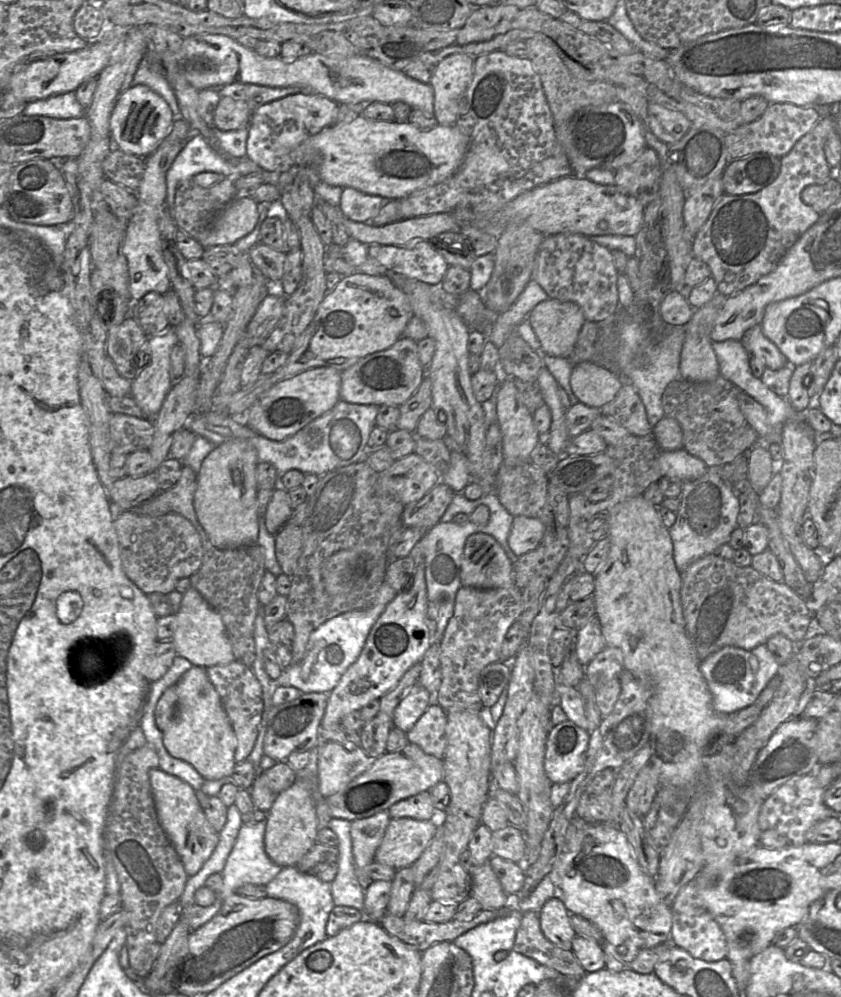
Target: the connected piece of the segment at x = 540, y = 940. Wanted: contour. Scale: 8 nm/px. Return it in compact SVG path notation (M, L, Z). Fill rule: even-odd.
M535 911L522 914L514 950L572 979L582 979L587 973L572 950L558 947L545 937Z

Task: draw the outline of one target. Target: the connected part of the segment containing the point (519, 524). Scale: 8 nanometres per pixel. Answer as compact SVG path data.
M516 516L508 536L511 551L519 558L534 550L545 534L545 526L537 518Z

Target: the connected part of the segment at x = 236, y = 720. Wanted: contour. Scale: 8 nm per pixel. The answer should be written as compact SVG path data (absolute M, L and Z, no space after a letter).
M237 660L226 665L214 665L206 668L209 680L217 690L222 705L231 721L237 738L237 748L234 755L235 763L246 760L253 749L259 733L264 703L262 687L252 668L245 666Z

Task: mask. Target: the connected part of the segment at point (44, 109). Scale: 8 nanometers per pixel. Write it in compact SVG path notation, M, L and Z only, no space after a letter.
M71 91L30 102L26 105L23 114L47 116L55 119L72 119L84 117L86 109L78 102L75 91Z

